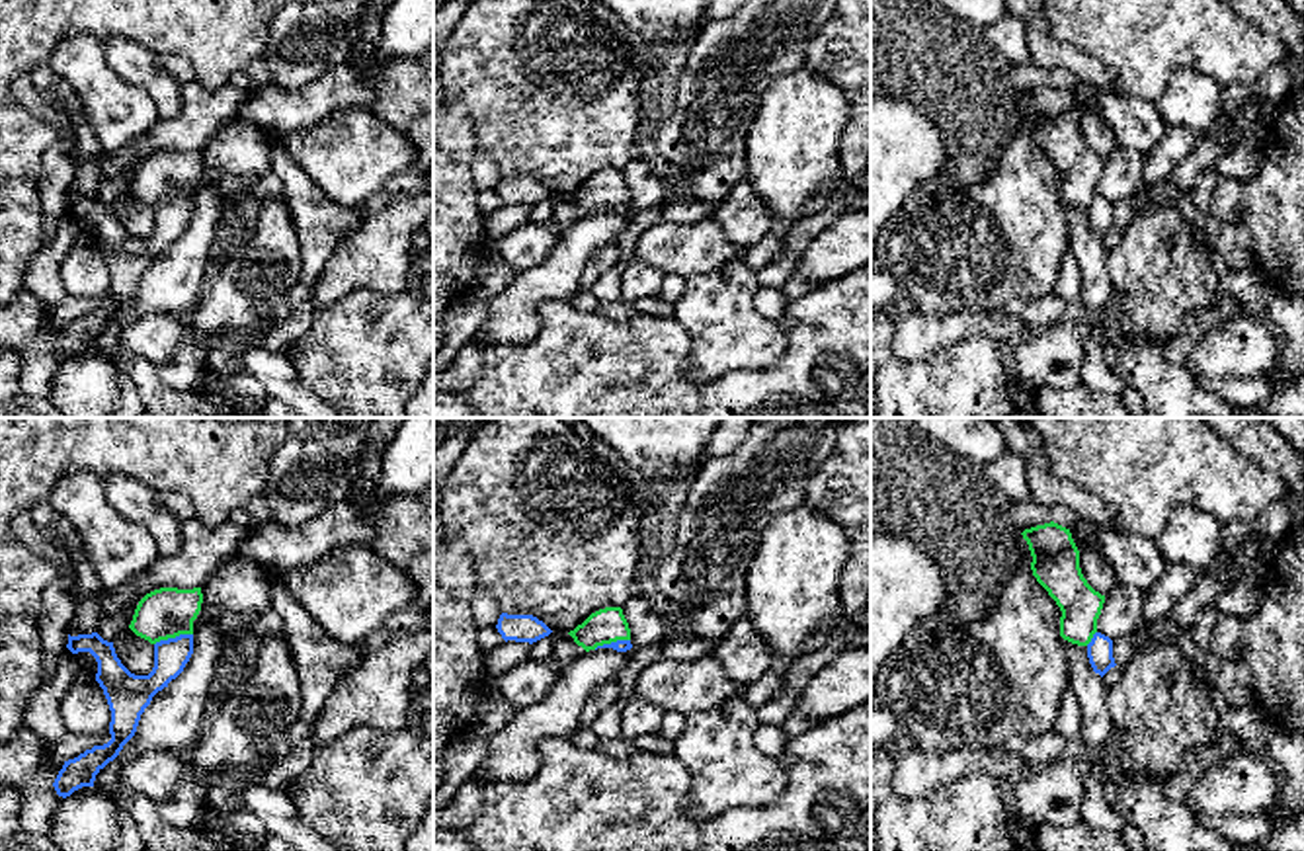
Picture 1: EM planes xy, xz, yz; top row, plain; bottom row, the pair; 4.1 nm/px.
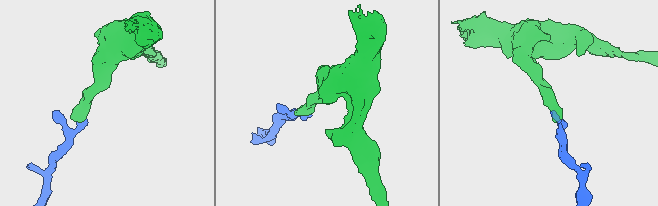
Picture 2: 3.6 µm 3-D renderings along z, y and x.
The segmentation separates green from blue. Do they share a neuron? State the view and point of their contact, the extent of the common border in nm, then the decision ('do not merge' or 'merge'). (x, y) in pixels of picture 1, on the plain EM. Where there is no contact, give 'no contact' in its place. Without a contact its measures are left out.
xy (172, 200) | 170 nm | do not merge

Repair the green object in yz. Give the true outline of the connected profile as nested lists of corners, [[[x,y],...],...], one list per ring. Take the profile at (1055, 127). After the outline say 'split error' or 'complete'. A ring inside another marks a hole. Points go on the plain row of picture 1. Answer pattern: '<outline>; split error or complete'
[[[1050,84],[1025,92],[1031,133],[1062,174],[1060,199],[1072,207],[1087,209],[1097,195],[1105,158],[1095,154],[1081,137],[1080,113],[1070,92]]]; complete

